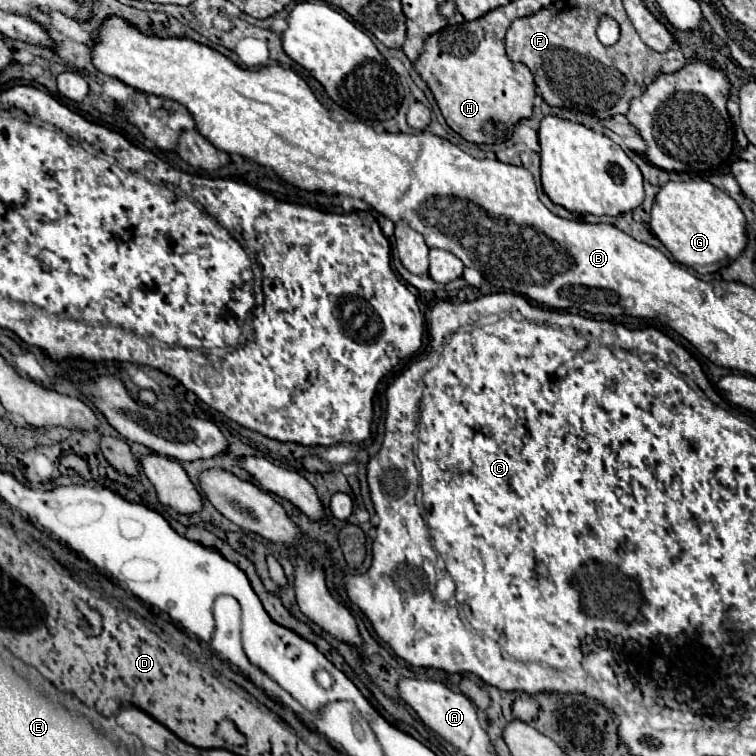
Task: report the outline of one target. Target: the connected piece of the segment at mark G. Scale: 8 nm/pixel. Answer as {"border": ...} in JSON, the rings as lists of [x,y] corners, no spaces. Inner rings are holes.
{"border":[[[692,180],[692,182],[668,182],[656,194],[654,206],[650,210],[650,230],[654,236],[670,250],[676,262],[690,266],[698,274],[712,274],[722,266],[728,266],[736,260],[746,246],[746,218],[740,206],[720,188],[712,186],[708,180]]]}

